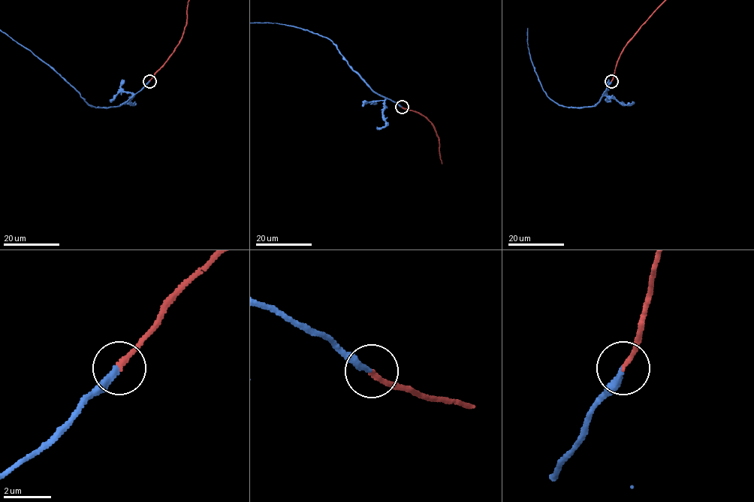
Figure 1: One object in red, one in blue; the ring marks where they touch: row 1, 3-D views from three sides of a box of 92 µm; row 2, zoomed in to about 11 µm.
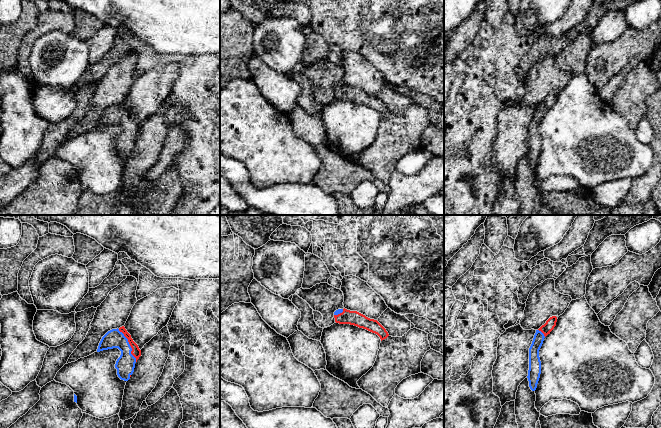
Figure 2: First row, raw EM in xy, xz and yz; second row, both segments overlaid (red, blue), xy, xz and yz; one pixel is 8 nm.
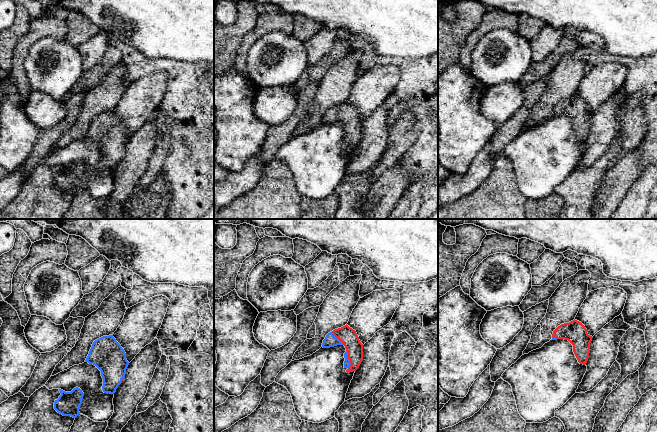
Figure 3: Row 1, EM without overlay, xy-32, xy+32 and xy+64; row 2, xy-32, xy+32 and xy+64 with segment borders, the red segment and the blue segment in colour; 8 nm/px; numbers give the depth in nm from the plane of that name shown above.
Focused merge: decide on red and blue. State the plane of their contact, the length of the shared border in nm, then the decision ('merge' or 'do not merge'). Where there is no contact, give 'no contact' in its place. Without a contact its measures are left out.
meets red in xy; contact 300 nm long; merge

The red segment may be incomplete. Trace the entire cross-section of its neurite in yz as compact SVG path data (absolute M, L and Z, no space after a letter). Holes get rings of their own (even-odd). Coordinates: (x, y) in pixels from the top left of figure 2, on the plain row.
M550 93L544 101L542 101L534 111L532 120L529 124L529 146L528 157L529 163L532 167L535 167L541 150L541 137L539 133L539 126L543 120L544 114L550 110L550 108L556 102L557 93Z

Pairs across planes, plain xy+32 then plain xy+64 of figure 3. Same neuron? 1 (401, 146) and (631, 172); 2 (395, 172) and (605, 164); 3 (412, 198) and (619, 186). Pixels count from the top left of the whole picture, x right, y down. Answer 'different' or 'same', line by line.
1: different
2: different
3: different

